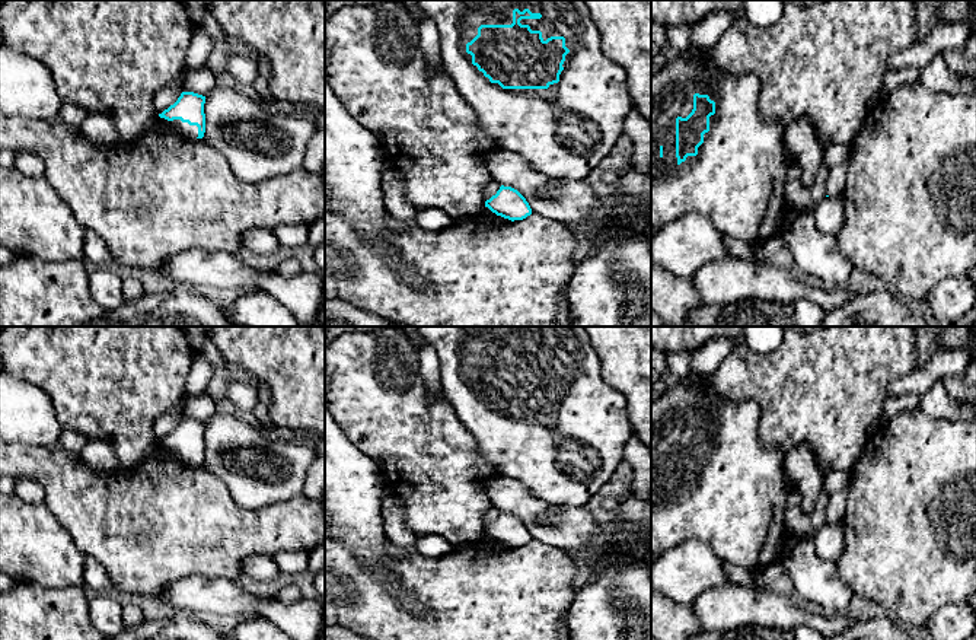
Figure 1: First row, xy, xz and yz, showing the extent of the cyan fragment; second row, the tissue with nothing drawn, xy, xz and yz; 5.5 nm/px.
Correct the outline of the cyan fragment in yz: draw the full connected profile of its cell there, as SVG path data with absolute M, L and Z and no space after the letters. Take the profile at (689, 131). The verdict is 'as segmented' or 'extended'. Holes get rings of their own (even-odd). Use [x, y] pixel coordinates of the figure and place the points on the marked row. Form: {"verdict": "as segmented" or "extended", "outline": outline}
{"verdict": "extended", "outline": "M688 51L676 54L672 61L666 61L658 73L651 71L651 233L664 223L677 220L688 213L698 213L707 217L724 235L746 241L755 246L776 235L778 223L785 223L791 210L785 200L787 172L791 160L785 149L785 127L778 121L768 121L762 117L759 96L760 79L756 74L747 73L737 79L730 77Z"}

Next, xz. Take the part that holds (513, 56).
{"verdict": "extended", "outline": "M417 0L424 16L434 20L440 34L441 69L454 82L466 104L478 115L485 134L494 137L498 147L517 153L535 171L556 181L583 181L612 150L623 134L623 121L634 108L626 85L626 73L616 61L607 58L602 50L597 31L584 0Z"}

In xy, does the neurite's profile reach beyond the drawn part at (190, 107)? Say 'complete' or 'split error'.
split error

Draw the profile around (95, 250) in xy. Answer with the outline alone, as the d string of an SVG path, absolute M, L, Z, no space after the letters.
M84 229L83 257L96 267L103 267L112 258L112 254L106 242L99 235Z

